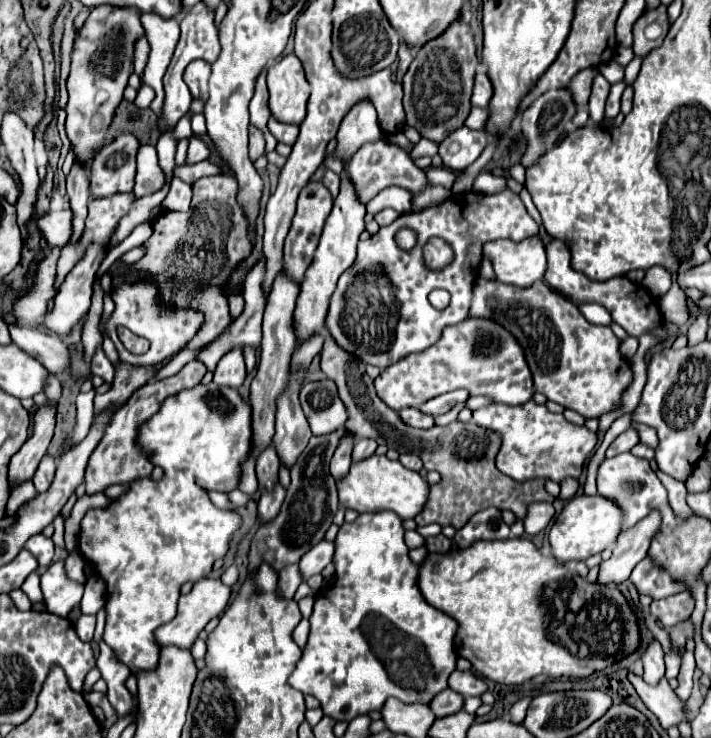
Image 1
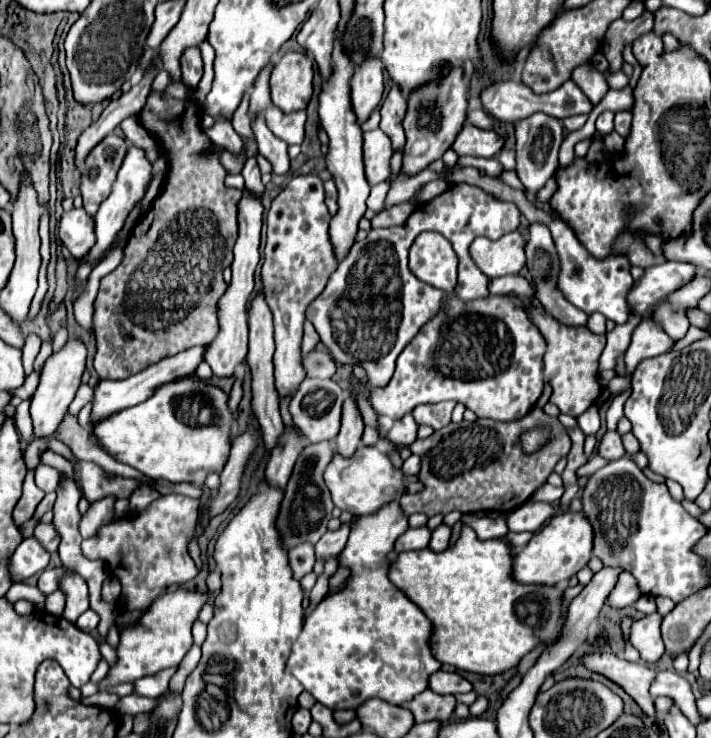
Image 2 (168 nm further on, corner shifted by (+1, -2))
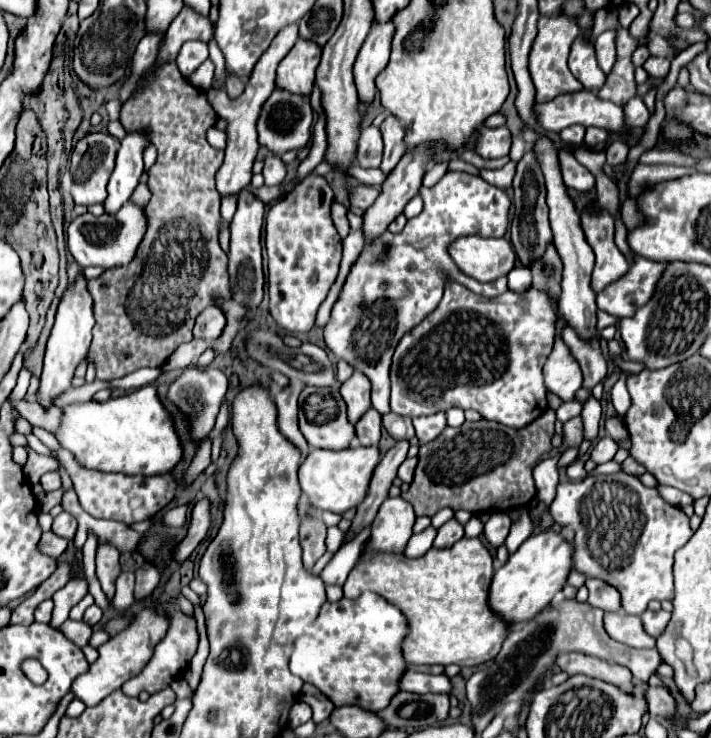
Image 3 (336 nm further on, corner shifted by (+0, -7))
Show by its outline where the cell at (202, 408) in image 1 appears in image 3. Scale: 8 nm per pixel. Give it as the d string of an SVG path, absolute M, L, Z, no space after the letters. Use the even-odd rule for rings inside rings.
M153 384L103 404L89 400L67 406L57 430L57 440L79 458L79 464L101 472L163 476L171 474L183 462L183 446L175 430L175 420L159 400Z

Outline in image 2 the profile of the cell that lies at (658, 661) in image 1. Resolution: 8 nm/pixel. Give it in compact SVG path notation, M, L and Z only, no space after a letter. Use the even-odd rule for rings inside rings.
M652 613L634 621L632 625L630 641L640 651L640 657L644 663L656 663L660 655L664 653L664 643L660 637L660 623L662 623L662 615Z

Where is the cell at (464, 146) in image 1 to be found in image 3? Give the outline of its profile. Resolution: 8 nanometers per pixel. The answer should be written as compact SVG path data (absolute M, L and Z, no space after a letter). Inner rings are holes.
M507 126L501 128L481 128L479 138L475 142L475 154L481 158L503 158L509 154L511 148L511 134Z

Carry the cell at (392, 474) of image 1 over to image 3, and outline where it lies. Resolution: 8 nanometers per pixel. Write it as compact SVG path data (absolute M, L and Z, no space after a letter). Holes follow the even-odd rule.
M349 446L345 450L313 450L299 466L299 484L307 494L311 506L319 510L331 510L335 514L343 514L349 508L357 508L369 490L371 476L379 464L379 448L377 446Z

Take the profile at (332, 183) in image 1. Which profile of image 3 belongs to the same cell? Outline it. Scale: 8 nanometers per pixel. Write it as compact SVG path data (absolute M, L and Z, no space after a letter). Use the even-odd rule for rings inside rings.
M333 202L331 206L331 216L333 216L333 224L339 232L341 238L345 238L349 234L349 222L347 222L347 208L339 202Z

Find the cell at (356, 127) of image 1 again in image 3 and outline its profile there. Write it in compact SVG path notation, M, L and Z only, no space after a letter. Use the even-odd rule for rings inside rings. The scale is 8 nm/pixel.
M387 22L383 26L373 24L371 32L357 56L353 72L355 72L355 86L359 92L359 100L363 102L363 106L369 106L377 94L375 78L389 62L391 34L393 34L391 22Z

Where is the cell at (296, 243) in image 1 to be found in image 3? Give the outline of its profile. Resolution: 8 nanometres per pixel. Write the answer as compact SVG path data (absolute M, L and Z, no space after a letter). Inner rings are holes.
M307 176L295 190L271 204L265 224L265 248L269 254L269 314L279 330L307 334L313 328L317 308L327 298L339 274L341 236L331 222L333 192L323 176Z

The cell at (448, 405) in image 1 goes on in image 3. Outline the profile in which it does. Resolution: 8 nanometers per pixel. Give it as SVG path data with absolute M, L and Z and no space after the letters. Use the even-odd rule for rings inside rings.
M437 412L437 414L431 414L431 416L415 418L413 426L415 426L419 442L427 444L427 442L431 442L433 438L437 438L445 430L447 418L445 418L445 412Z

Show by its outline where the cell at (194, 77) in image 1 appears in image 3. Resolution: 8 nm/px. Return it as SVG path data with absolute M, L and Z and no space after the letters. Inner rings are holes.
M191 40L191 42L183 44L179 58L177 58L177 66L179 66L181 74L185 78L189 78L207 58L209 58L207 46L203 46L203 42L199 42L199 40Z

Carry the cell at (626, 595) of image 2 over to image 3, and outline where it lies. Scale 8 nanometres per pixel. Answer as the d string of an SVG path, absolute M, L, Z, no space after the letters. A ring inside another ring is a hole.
M587 580L585 586L589 588L589 604L603 612L619 612L621 610L621 594L617 588L609 586L603 580Z

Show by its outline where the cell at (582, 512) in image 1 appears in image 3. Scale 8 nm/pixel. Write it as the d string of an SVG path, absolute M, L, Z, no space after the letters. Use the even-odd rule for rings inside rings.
M545 530L529 536L519 550L511 554L509 560L495 572L489 590L491 608L499 610L499 614L511 624L527 620L547 608L553 596L567 584L569 572L573 570L573 552L573 542L563 540L559 532Z

